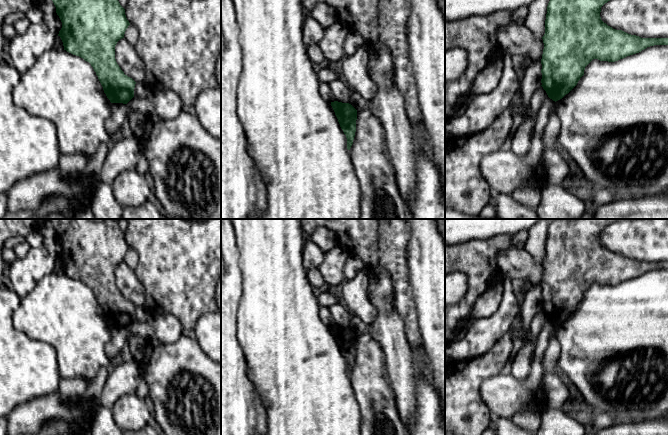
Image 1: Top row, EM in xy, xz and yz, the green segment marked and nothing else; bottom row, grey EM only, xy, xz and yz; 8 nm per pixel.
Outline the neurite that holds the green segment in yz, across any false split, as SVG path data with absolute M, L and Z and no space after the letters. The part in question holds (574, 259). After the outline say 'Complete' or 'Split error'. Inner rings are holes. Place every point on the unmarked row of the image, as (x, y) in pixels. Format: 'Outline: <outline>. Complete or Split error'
Outline: M564 219L553 220L547 230L545 258L542 261L544 273L541 283L542 311L553 325L562 323L568 318L584 299L585 291L593 284L615 286L627 280L636 278L654 269L668 269L668 262L641 262L616 254L601 244L601 231L611 223L622 219Z. Complete

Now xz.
Outline: M331 326L341 353L347 362L347 373L350 374L356 356L357 334L349 327Z. Complete

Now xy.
Outline: M90 219L47 220L53 225L62 246L58 260L63 266L64 274L91 288L111 327L127 328L134 321L136 306L124 298L115 283L115 270L124 262L125 255L130 249L118 222L114 220L94 222Z. Complete

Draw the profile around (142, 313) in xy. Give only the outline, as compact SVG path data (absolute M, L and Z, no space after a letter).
M136 306L134 312L134 320L144 323L152 316L153 310L147 308L146 306Z

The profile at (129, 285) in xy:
M124 262L120 263L115 270L115 283L125 299L135 306L145 306L147 300L144 286L137 278L135 271Z

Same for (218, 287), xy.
M221 277L219 278L215 288L215 299L216 299L218 312L221 313Z

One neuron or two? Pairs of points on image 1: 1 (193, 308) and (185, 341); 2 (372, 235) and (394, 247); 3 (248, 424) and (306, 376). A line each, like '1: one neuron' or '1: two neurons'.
1: two neurons
2: one neuron
3: two neurons

